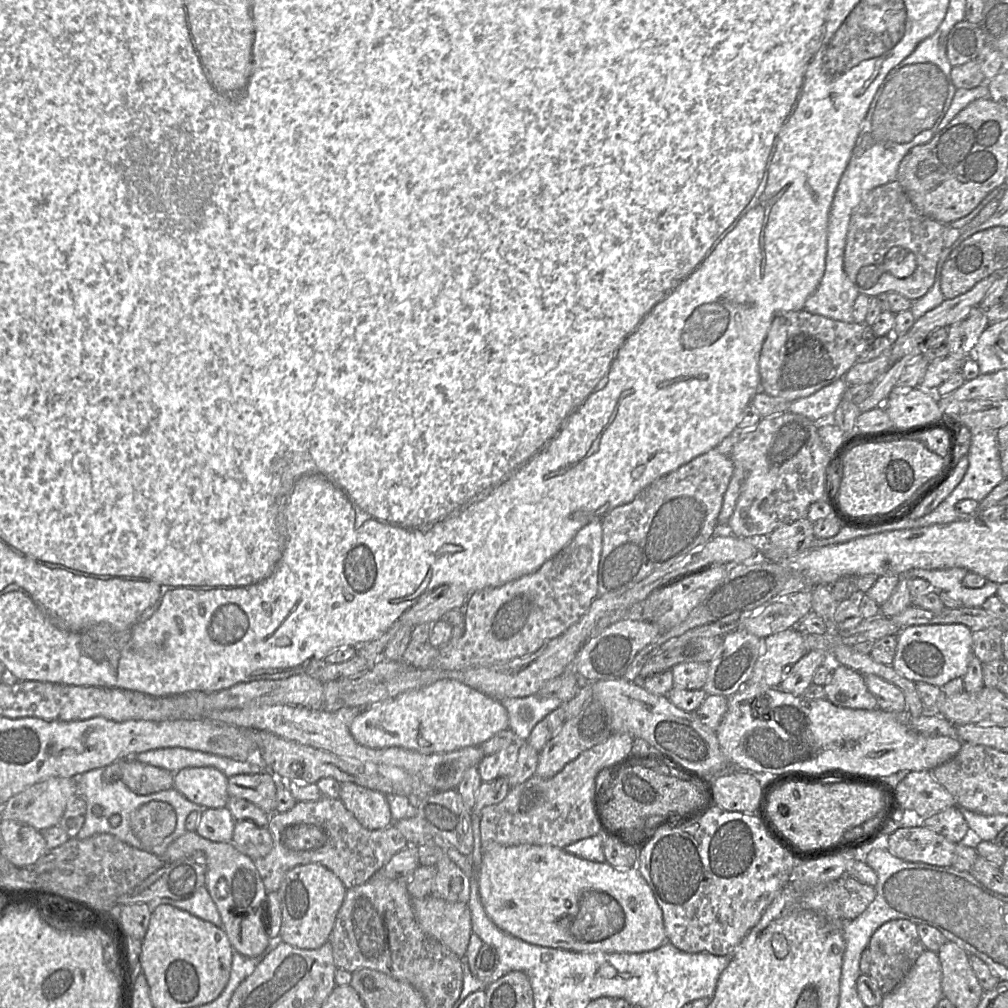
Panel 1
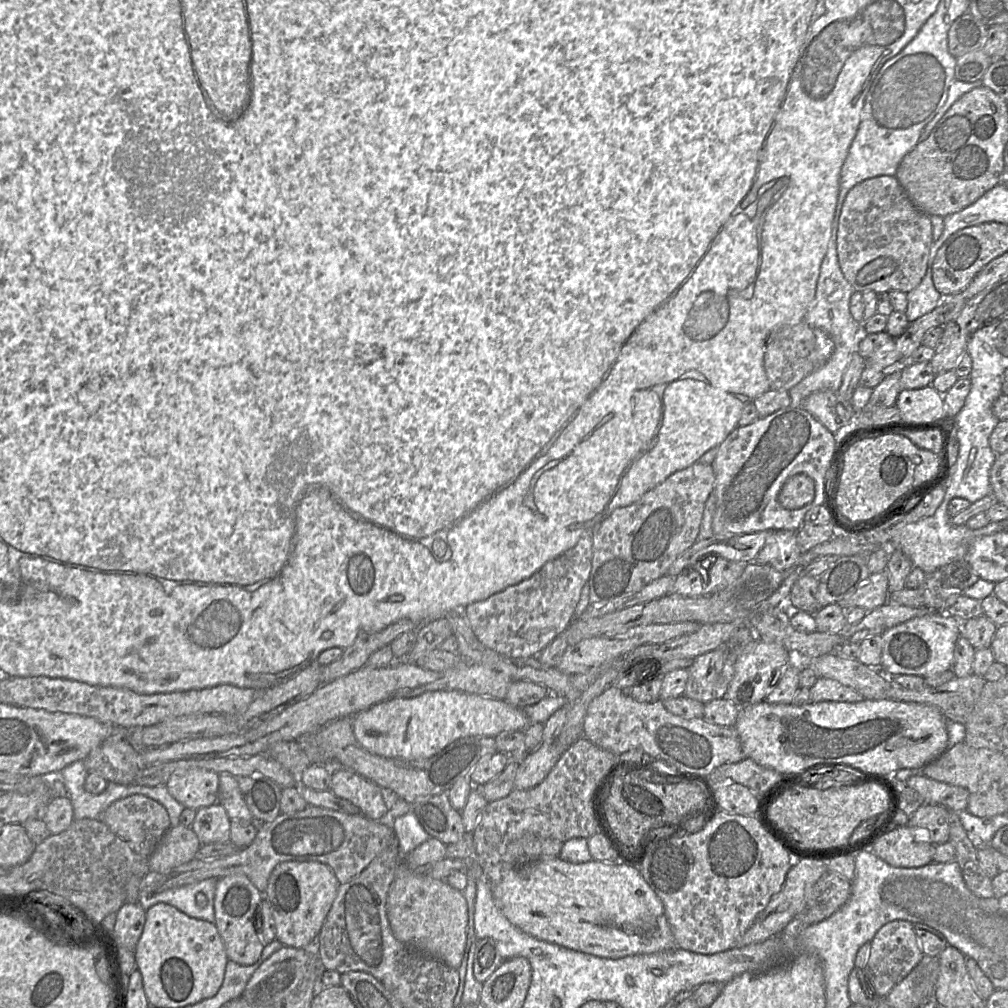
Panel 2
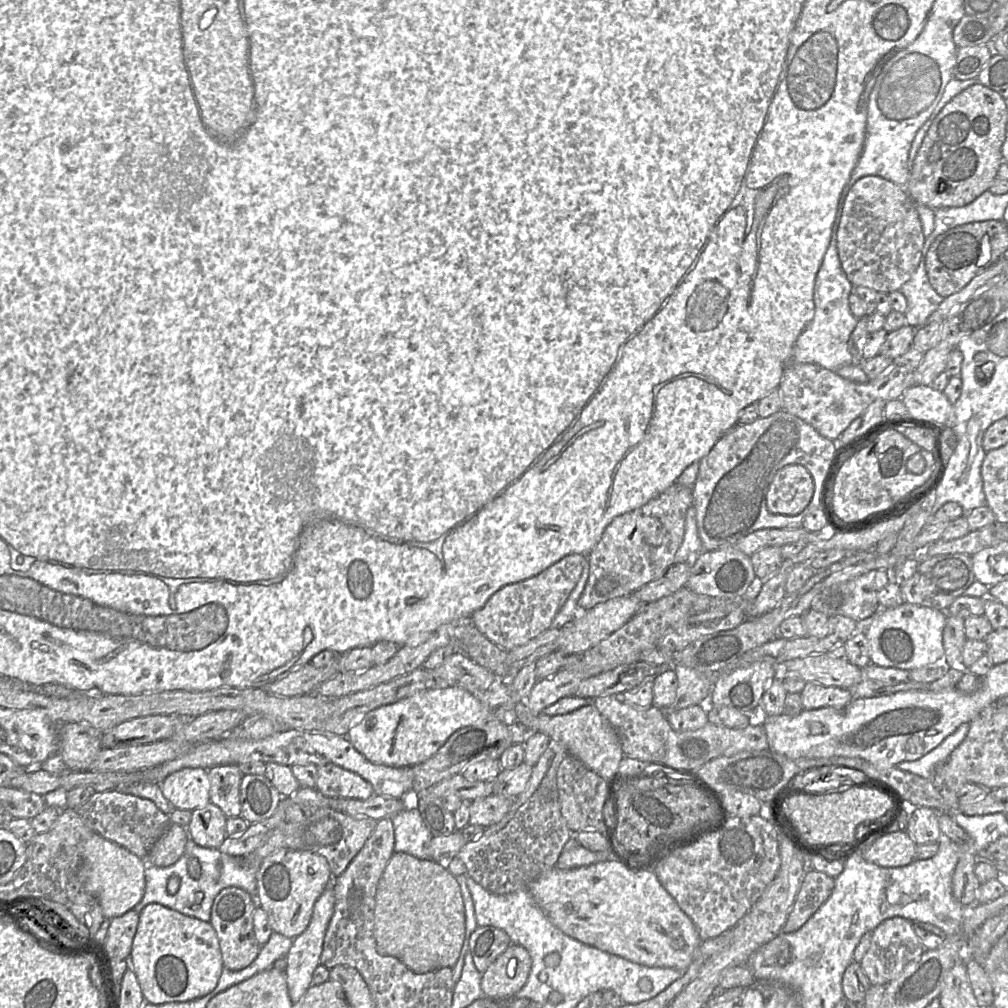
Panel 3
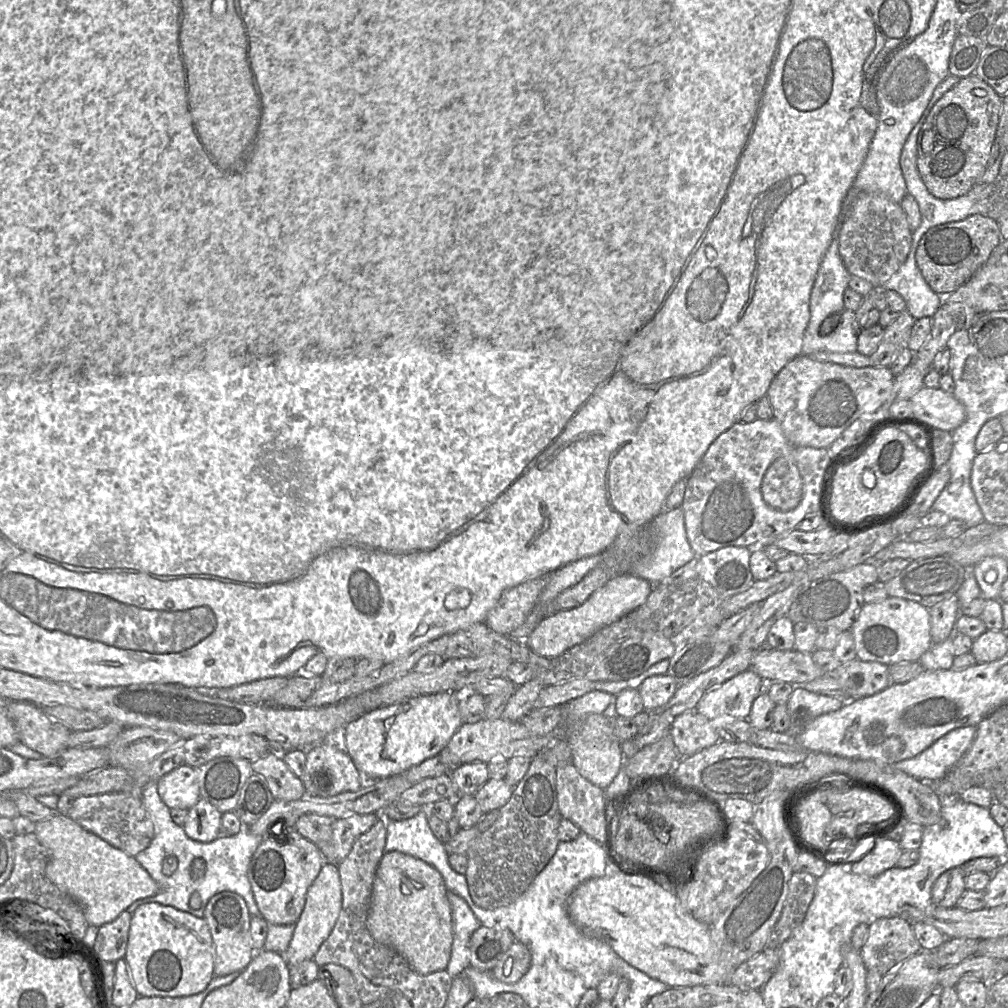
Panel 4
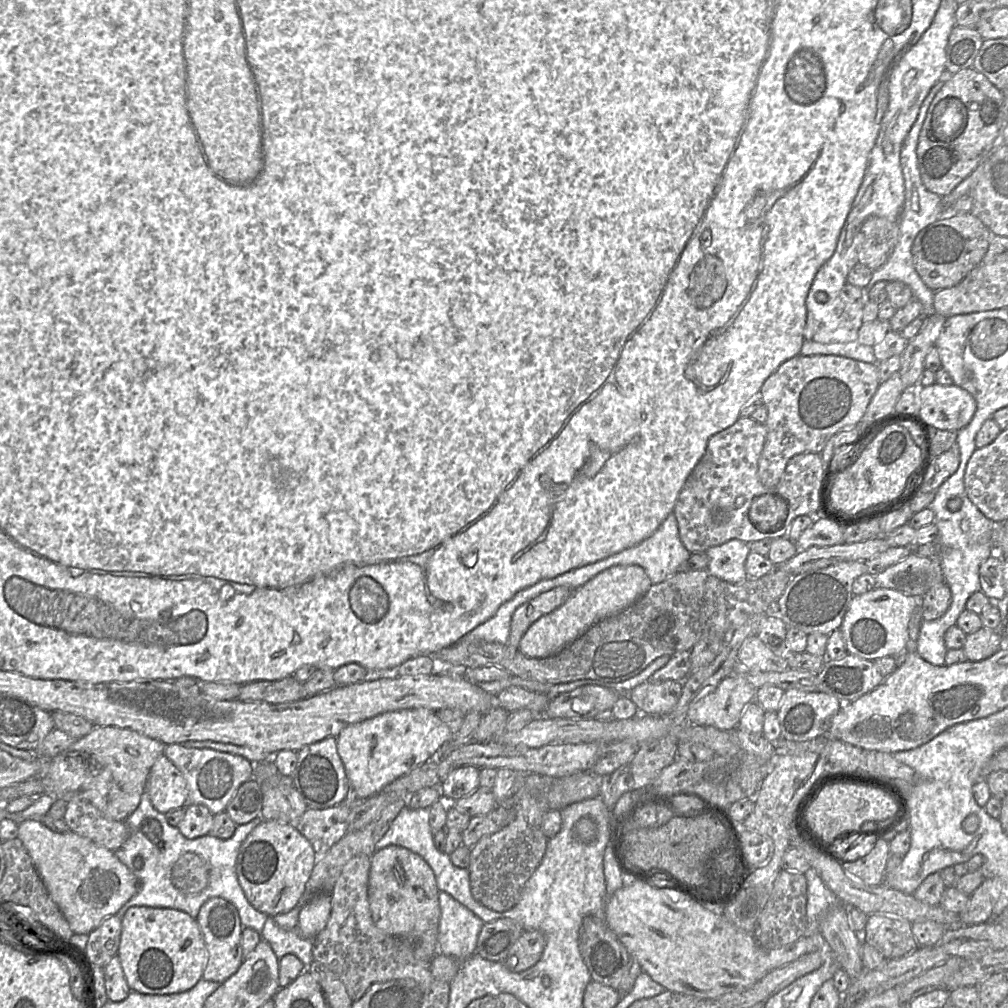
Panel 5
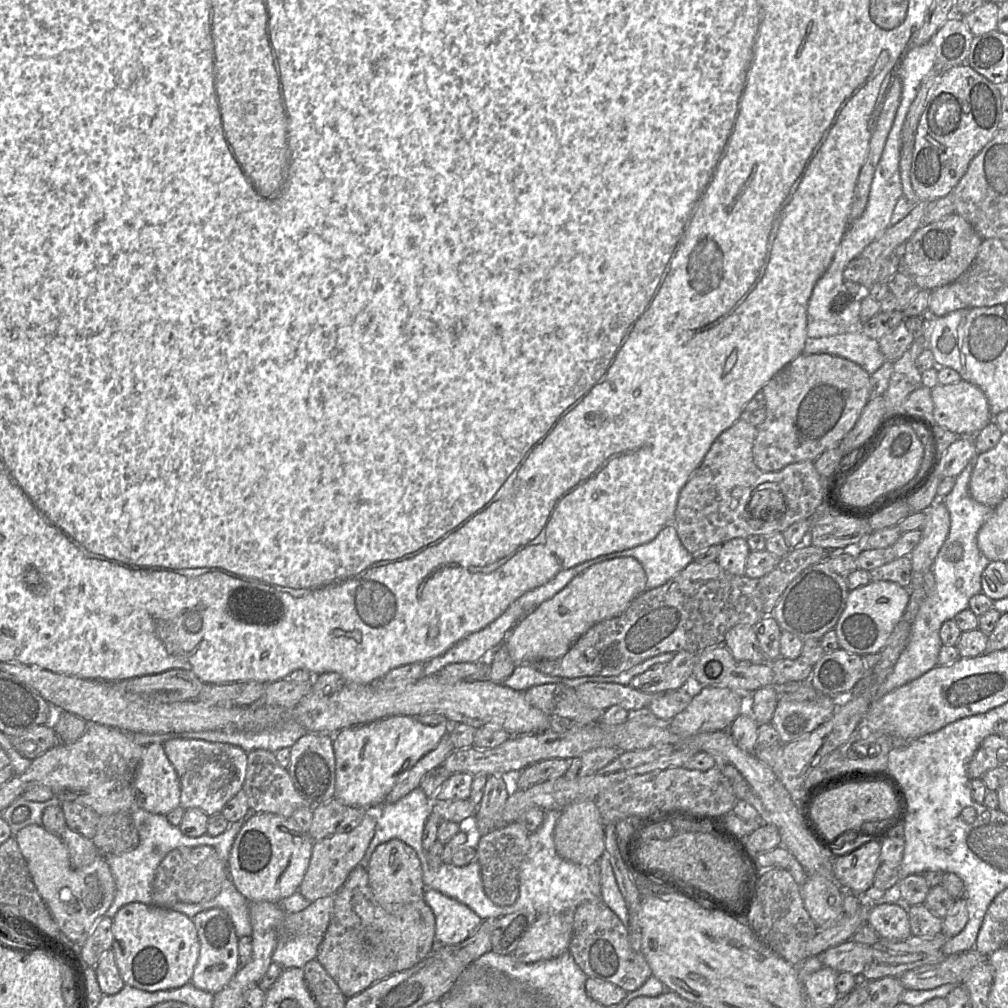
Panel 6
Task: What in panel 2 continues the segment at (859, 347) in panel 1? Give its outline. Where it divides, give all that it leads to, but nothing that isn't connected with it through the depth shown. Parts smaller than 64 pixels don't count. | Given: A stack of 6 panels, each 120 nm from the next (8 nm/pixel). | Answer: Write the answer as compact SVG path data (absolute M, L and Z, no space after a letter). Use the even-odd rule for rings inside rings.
M805 321L776 329L767 340L764 368L772 390L789 391L801 380L821 367L834 351L834 342L821 329L809 326Z

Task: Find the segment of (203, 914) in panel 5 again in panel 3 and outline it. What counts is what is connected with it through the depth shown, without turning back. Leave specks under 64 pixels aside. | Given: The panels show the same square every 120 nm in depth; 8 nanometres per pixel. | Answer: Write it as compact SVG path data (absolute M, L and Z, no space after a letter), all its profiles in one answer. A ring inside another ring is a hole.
M238 887L222 889L215 897L210 924L216 931L223 965L229 970L241 970L249 966L257 957L261 945L258 943L253 927L253 915L257 907L255 898Z

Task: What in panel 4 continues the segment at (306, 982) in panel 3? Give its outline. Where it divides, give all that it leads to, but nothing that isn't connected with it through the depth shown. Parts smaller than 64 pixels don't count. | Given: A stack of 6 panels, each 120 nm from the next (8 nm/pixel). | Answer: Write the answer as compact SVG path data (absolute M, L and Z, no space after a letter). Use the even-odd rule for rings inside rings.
M325 863L306 894L304 909L296 922L287 949L280 953L288 965L297 965L314 957L321 944L330 935L342 906L342 889L338 865Z

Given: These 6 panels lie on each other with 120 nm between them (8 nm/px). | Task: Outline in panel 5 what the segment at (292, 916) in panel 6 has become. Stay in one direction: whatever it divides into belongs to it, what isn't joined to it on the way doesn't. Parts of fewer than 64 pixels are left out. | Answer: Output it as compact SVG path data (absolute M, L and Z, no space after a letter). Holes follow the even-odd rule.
M268 916L261 936L271 946L279 960L286 954L294 954L302 961L304 971L309 970L314 960L312 939L302 937L296 929L280 928L271 916Z

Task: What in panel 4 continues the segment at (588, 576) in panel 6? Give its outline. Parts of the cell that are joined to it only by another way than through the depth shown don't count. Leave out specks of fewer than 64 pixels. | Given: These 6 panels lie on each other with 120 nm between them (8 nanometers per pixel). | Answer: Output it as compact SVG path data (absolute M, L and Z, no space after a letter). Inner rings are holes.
M632 573L618 575L595 591L582 605L561 610L544 618L524 640L537 655L554 658L590 638L598 630L612 624L641 606L654 585Z

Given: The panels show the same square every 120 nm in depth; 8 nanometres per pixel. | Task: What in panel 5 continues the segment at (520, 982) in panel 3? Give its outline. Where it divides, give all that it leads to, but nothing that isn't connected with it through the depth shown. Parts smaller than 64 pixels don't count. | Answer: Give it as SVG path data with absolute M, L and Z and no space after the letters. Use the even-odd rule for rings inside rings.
M525 930L502 959L511 972L522 972L538 962L545 948L546 939L538 930Z

